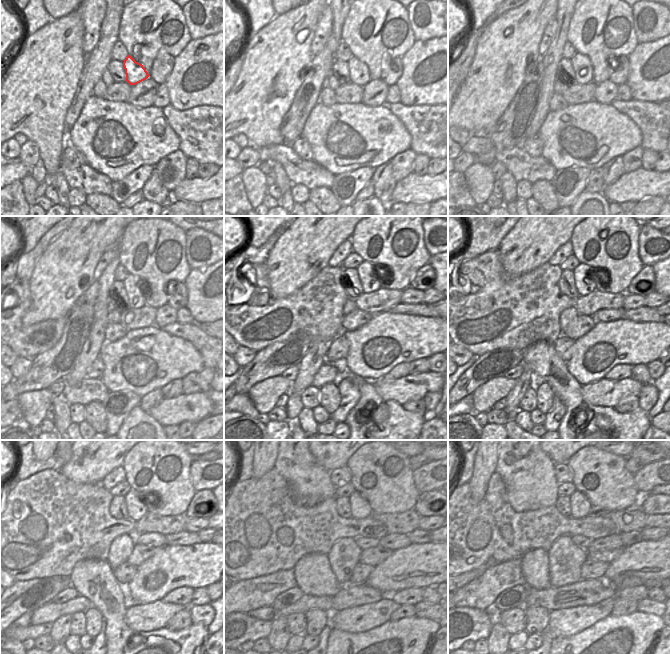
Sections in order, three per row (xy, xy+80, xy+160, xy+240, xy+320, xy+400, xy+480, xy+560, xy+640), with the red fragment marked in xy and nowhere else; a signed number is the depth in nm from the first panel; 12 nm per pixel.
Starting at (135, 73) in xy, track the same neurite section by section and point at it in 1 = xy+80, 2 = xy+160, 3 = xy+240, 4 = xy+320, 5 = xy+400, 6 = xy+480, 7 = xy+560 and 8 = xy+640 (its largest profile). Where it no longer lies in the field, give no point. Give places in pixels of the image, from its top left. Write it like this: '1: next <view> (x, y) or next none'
1: next xy+80 (359, 73)
2: next xy+160 (583, 69)
3: next xy+240 (135, 286)
4: next xy+320 (360, 278)
5: next xy+400 (584, 284)
6: next xy+480 (136, 508)
7: next xy+560 (360, 508)
8: next xy+640 (581, 506)

